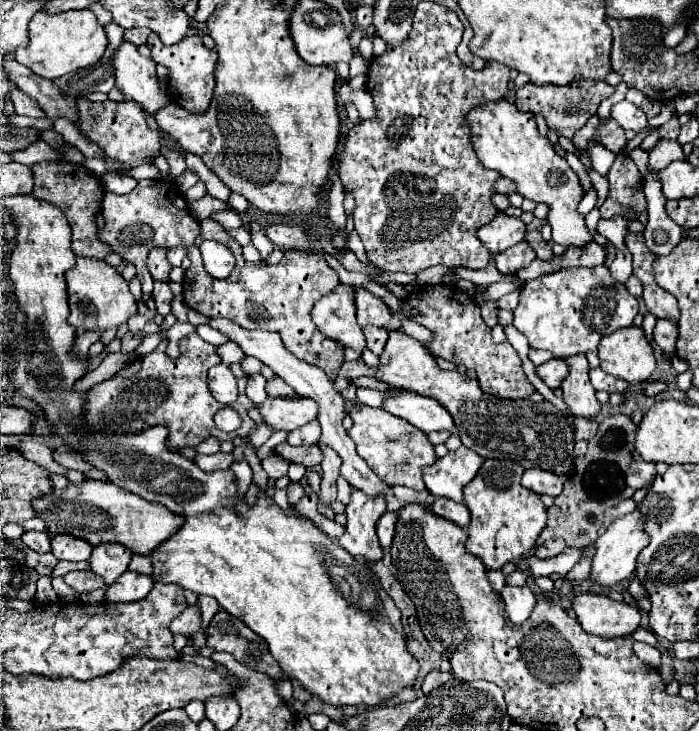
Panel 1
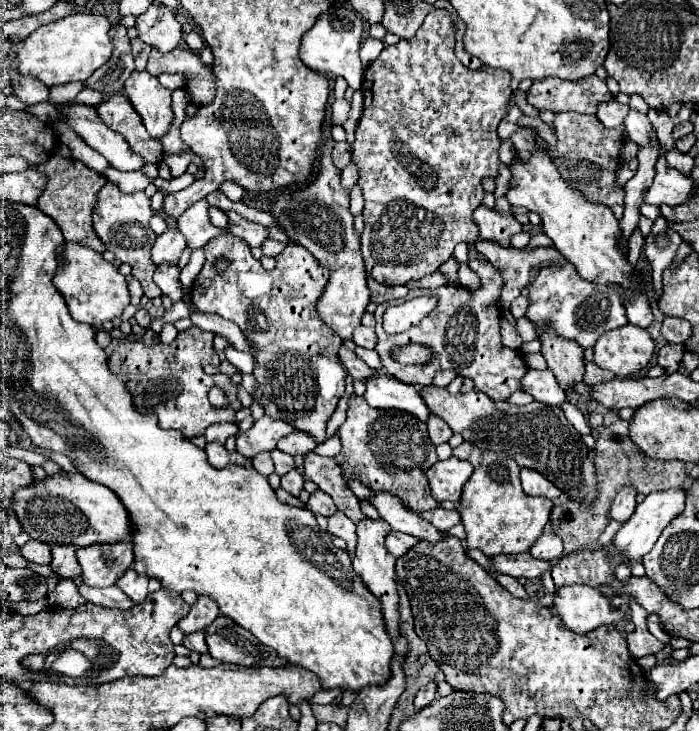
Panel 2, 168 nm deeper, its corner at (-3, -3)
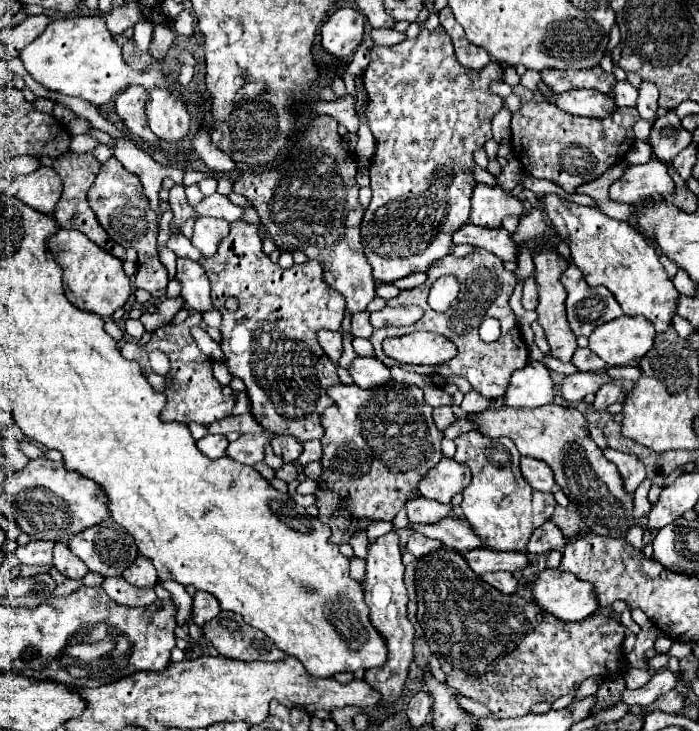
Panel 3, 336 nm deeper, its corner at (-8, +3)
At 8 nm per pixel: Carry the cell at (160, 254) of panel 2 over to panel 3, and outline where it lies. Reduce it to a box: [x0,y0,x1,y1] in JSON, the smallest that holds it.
[170,184,194,226]

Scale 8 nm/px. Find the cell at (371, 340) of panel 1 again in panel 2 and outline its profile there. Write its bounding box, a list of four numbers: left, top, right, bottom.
[353,326,377,348]

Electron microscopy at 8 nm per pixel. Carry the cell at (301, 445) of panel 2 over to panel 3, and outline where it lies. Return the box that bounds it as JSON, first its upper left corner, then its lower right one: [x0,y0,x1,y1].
[270,436,302,462]

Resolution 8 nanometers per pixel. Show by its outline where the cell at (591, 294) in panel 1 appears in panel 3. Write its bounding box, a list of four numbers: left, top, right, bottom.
[562,264,624,336]

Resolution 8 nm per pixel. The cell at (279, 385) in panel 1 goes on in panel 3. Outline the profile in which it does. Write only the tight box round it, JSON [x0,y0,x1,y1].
[198,222,346,442]

